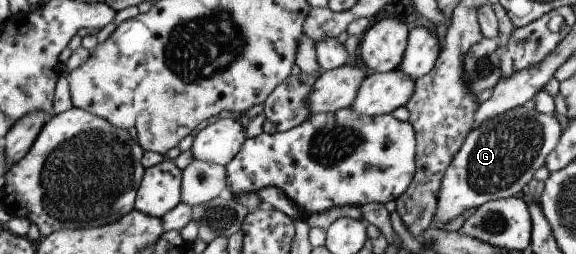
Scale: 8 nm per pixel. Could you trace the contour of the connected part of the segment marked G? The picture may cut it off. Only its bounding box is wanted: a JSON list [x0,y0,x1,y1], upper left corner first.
[434,104,559,223]

